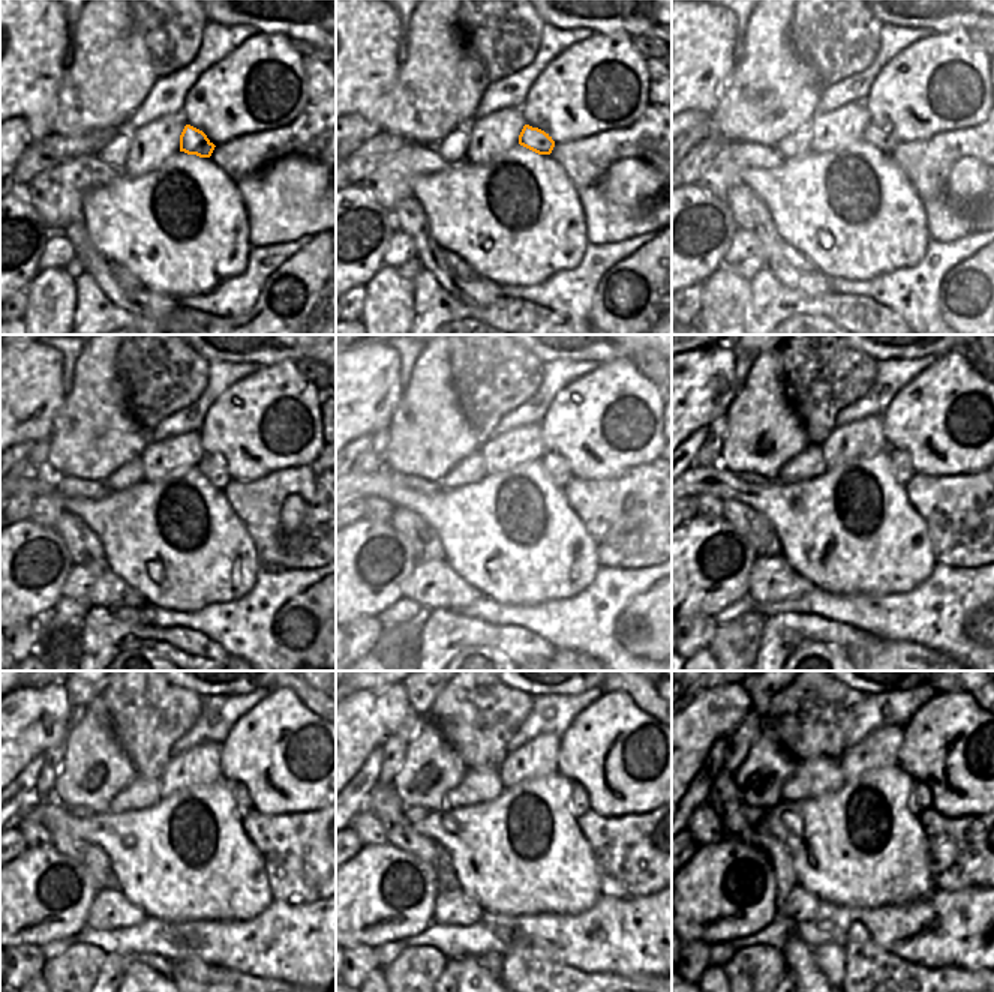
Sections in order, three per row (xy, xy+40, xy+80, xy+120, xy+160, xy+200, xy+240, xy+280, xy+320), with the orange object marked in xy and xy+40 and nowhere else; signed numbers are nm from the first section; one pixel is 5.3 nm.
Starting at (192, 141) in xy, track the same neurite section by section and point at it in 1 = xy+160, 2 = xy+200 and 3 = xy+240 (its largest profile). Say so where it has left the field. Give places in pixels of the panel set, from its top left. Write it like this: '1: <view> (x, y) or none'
1: xy+160 (556, 467)
2: xy+200 (900, 462)
3: xy+240 (242, 800)

